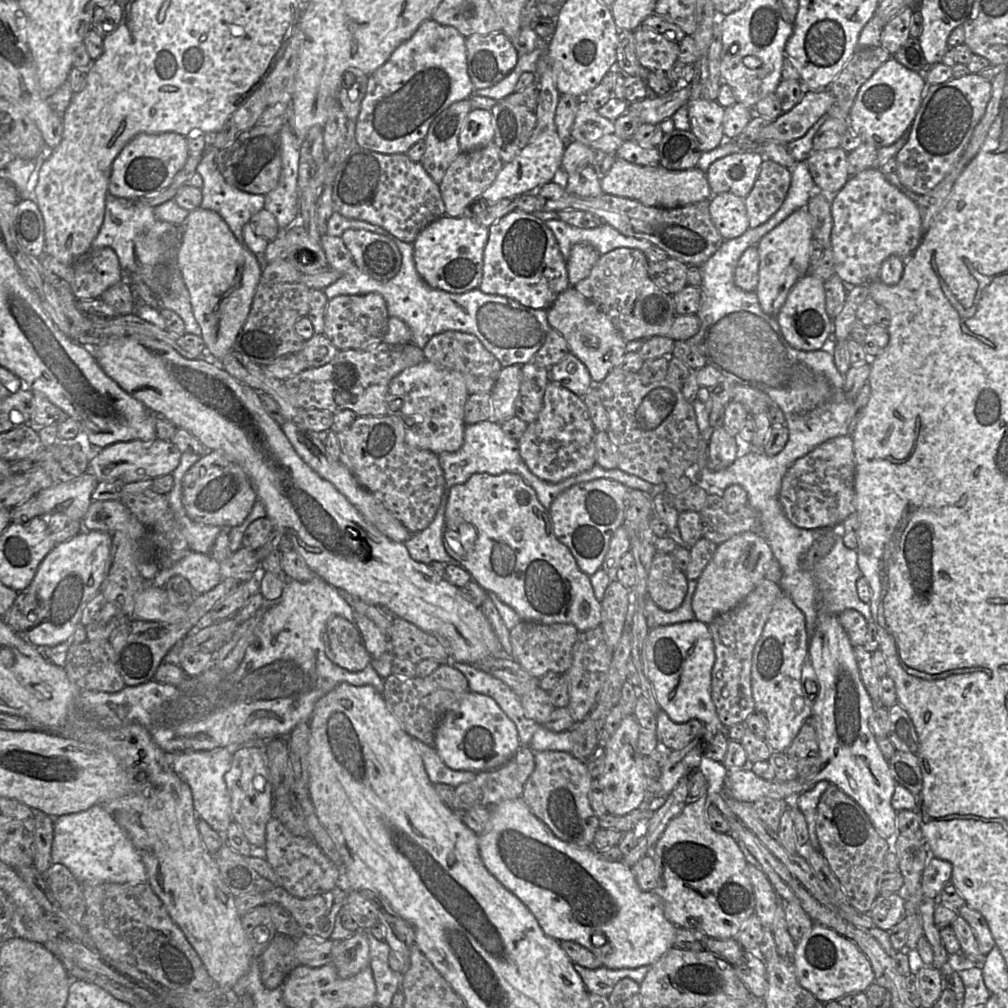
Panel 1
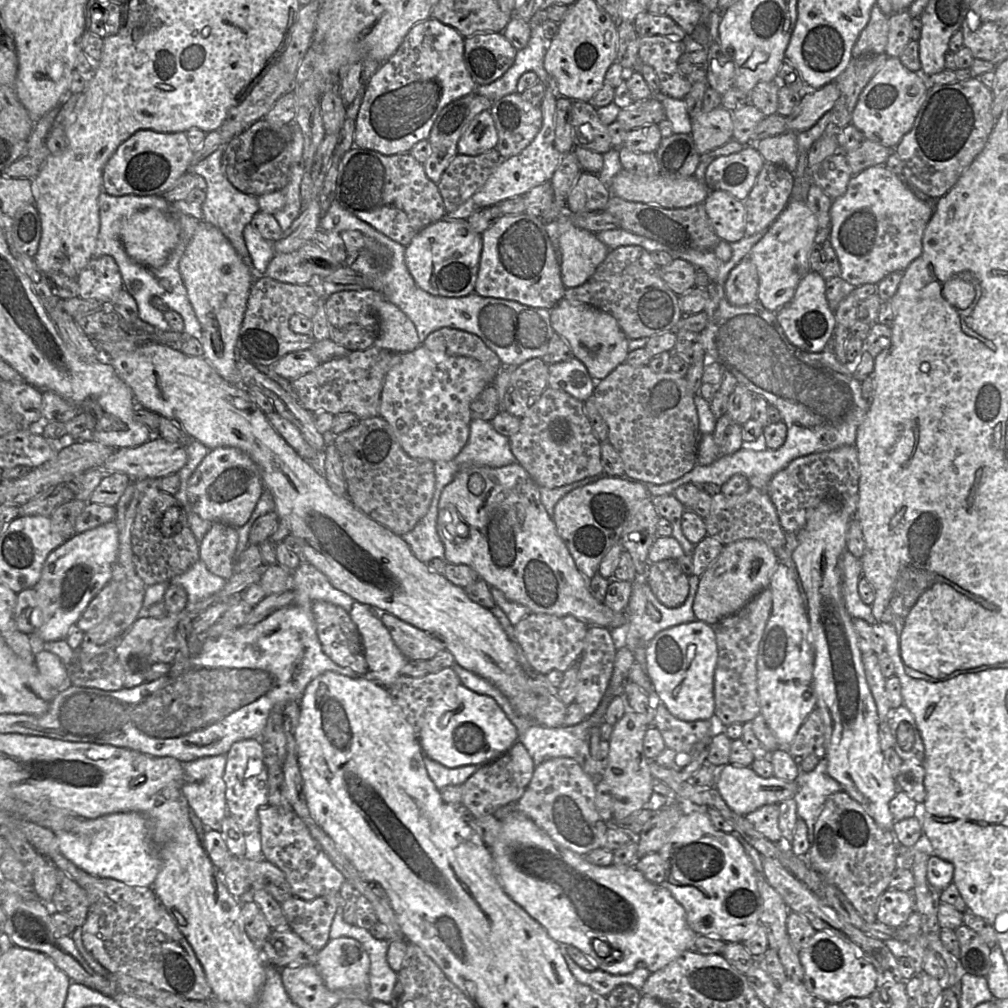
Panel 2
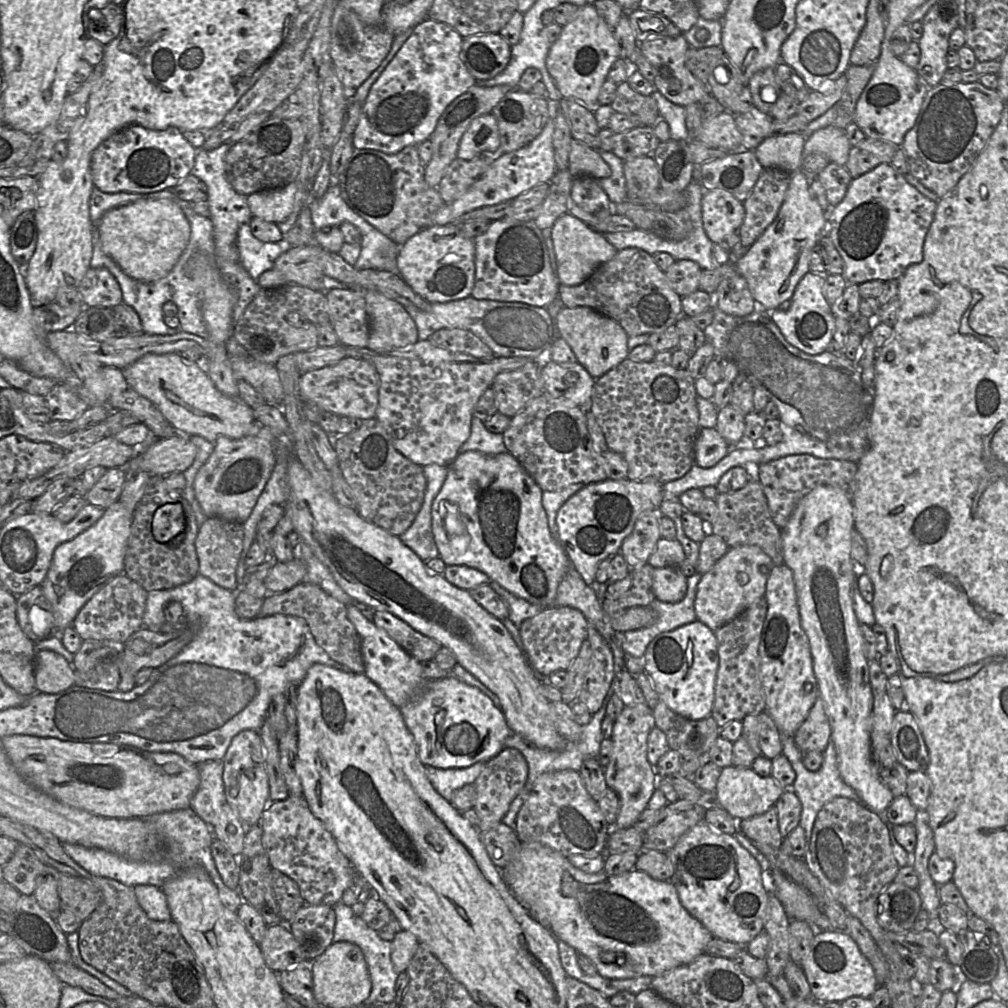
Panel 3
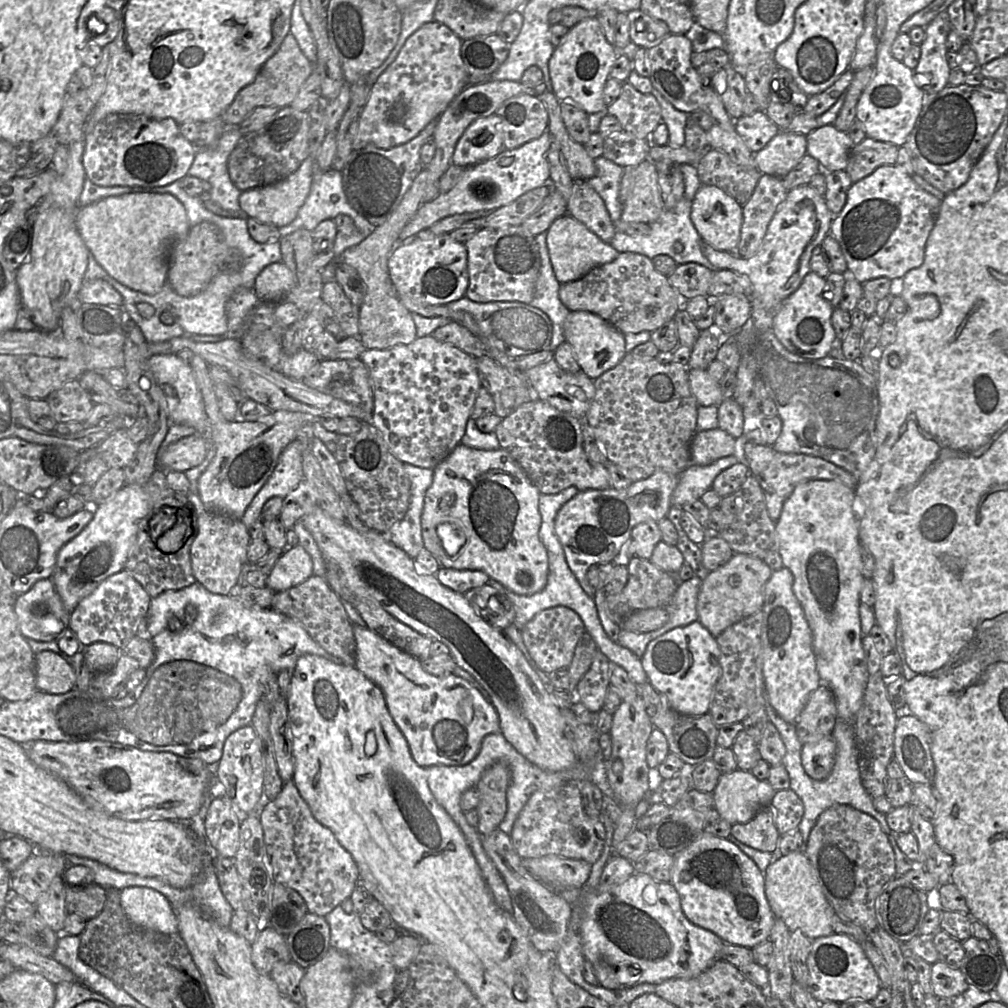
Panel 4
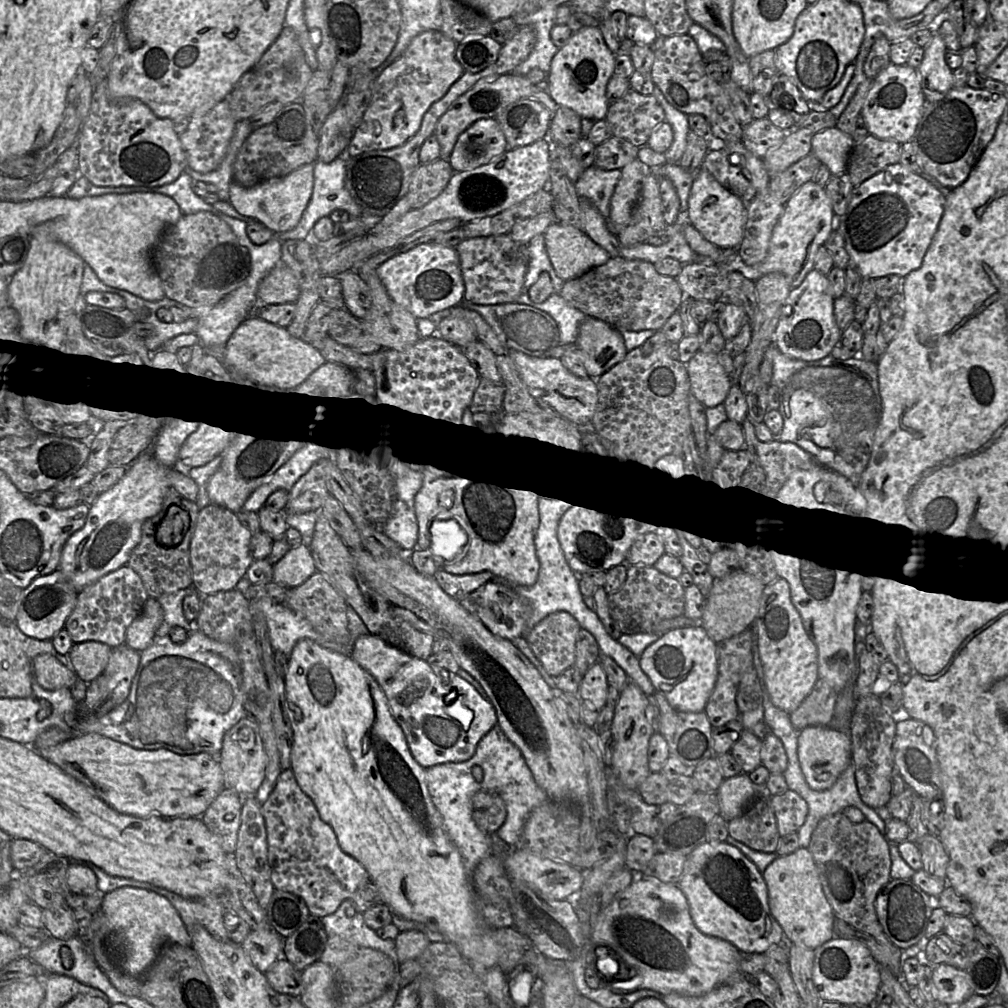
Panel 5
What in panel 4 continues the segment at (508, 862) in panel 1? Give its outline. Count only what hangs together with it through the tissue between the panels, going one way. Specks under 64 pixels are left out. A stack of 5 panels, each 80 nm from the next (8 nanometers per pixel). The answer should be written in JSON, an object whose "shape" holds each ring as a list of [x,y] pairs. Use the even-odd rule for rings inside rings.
{"shape":[[[634,873],[621,884],[586,891],[581,906],[583,954],[592,964],[599,985],[607,989],[696,977],[719,959],[725,944],[719,936],[694,925],[685,916],[671,882],[660,882],[646,874]],[[625,973],[636,973],[636,981],[620,980]]]}

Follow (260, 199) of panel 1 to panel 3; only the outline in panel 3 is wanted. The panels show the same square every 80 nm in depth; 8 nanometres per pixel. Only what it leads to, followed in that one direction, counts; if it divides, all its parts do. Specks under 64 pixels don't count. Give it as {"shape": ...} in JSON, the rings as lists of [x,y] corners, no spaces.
{"shape":[[[222,144],[213,150],[197,149],[193,168],[190,173],[204,181],[208,187],[208,205],[210,220],[213,224],[214,253],[213,260],[223,279],[235,297],[232,318],[234,325],[243,316],[246,307],[259,293],[261,287],[253,280],[240,263],[237,247],[237,233],[242,224],[252,219],[247,196],[237,192],[226,176],[225,157],[233,144]]]}

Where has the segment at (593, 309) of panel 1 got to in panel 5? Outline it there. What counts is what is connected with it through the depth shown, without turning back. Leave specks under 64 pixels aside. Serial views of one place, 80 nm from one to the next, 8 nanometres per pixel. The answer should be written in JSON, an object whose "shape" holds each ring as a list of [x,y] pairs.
{"shape":[[[586,316],[580,324],[575,345],[582,353],[584,366],[592,379],[599,378],[627,354],[621,332],[591,316]]]}

